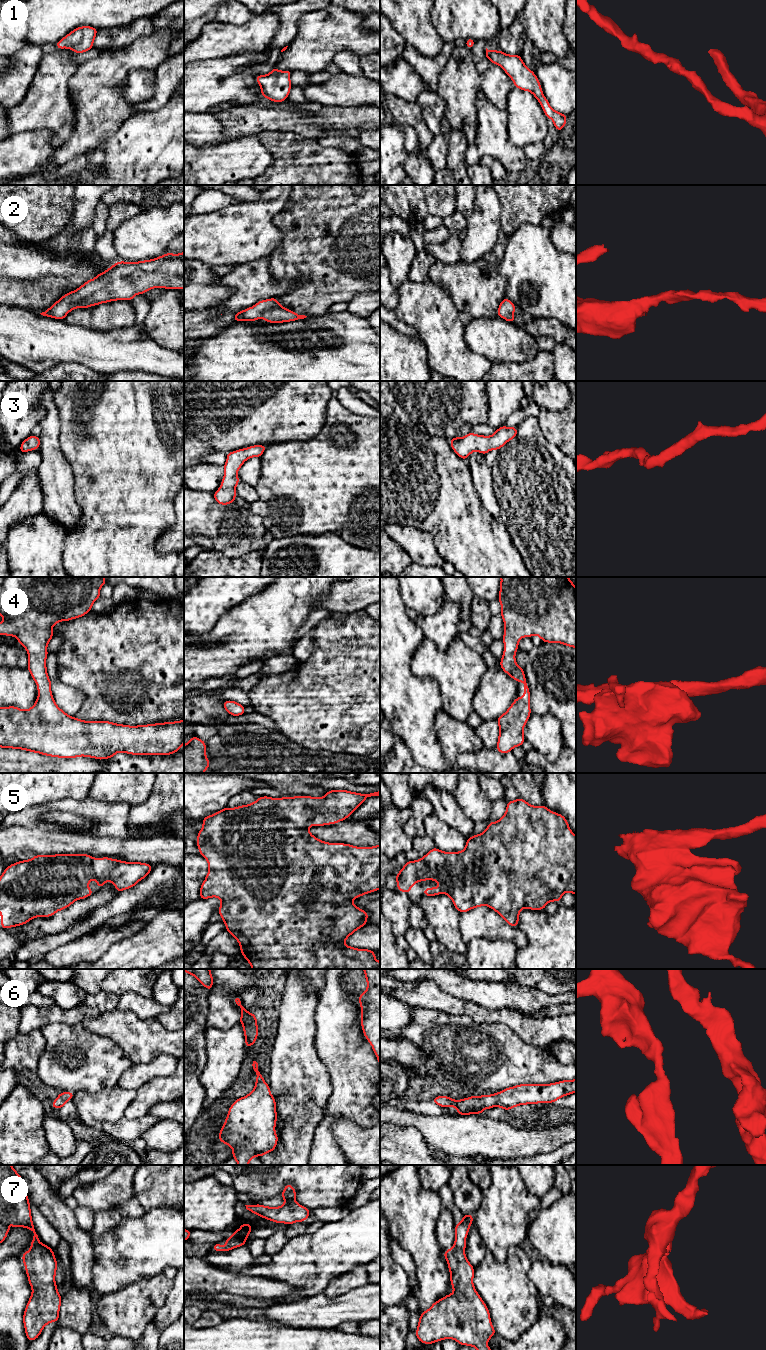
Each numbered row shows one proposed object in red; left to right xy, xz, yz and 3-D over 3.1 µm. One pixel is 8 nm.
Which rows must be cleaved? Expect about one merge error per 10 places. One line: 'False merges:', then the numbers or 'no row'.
False merges: no row

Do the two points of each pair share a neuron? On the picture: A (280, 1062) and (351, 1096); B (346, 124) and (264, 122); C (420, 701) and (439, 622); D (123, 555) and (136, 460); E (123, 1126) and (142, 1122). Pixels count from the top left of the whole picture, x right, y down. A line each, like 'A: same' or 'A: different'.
A: different
B: same
C: different
D: same
E: same

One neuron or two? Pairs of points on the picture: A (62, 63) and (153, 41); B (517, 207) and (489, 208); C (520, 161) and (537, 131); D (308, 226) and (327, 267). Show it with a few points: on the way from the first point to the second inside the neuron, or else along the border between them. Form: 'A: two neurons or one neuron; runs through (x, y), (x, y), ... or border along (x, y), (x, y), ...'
A: two neurons; border along (79, 65), (69, 79), (69, 87)
B: two neurons; border along (497, 195), (501, 206), (501, 229)
C: two neurons; border along (508, 127), (508, 138), (521, 148)
D: one neuron; runs through (320, 232), (327, 239), (327, 255)

